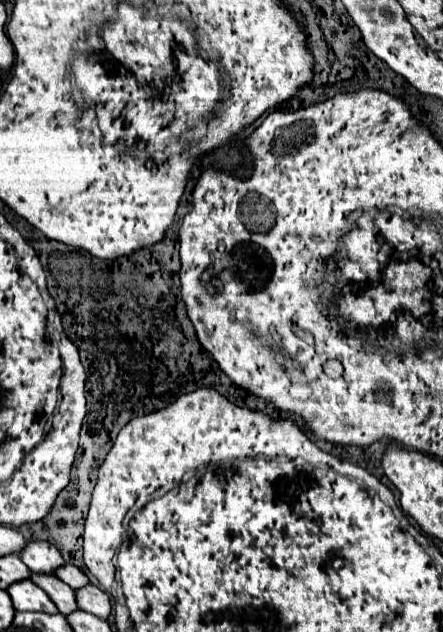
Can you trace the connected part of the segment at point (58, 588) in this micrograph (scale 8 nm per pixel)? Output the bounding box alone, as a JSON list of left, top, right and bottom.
[31,575,79,615]

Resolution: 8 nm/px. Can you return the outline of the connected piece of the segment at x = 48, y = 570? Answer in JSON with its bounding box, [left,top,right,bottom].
[19,541,65,575]

